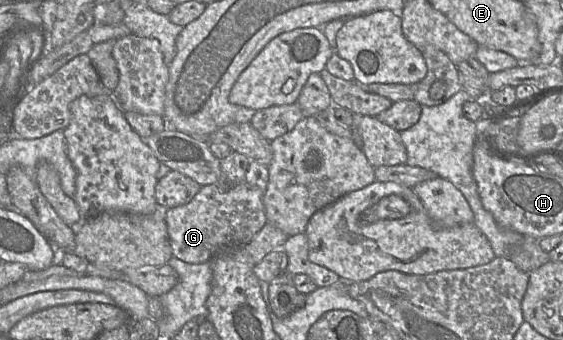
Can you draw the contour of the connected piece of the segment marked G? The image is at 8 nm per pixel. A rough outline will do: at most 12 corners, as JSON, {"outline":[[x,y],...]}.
{"outline":[[246,181],[165,210],[173,256],[205,263],[267,223]]}

